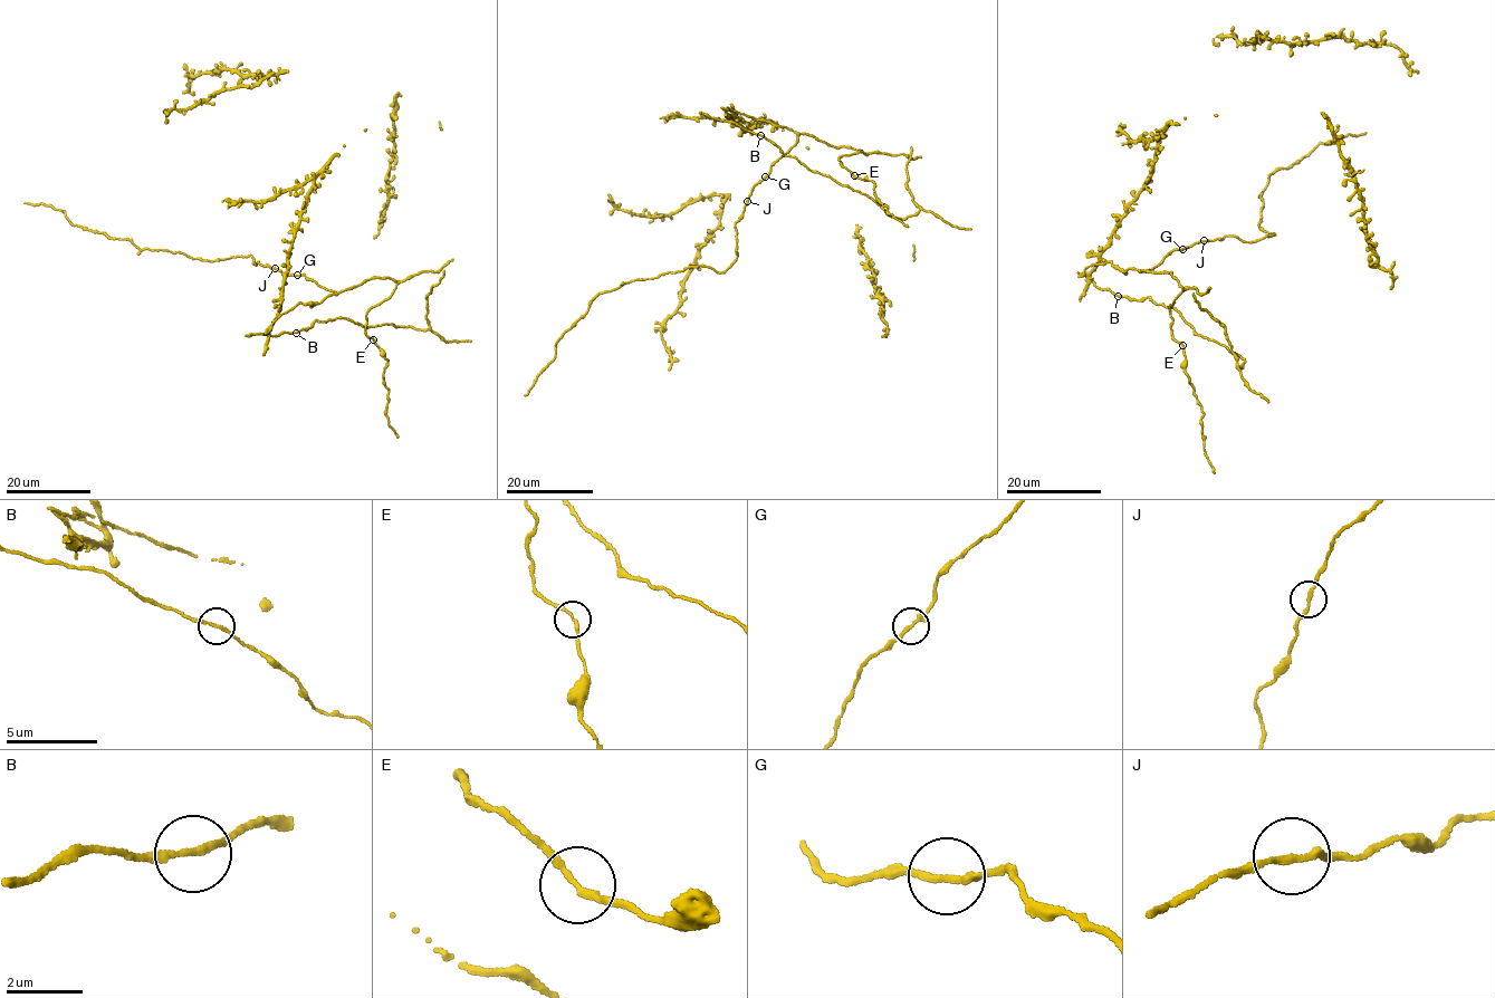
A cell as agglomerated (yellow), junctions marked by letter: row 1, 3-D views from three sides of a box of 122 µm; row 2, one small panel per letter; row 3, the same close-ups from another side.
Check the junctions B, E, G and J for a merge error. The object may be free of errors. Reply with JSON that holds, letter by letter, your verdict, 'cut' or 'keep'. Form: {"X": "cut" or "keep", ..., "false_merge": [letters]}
{"B": "keep", "E": "keep", "G": "keep", "J": "keep", "false_merge": []}

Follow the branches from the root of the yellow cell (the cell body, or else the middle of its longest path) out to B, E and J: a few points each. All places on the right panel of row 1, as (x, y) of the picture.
B: (1092, 270), (1091, 277), (1096, 287), (1118, 296)
E: (1092, 270), (1083, 272), (1110, 261), (1123, 271), (1170, 272), (1182, 288), (1169, 306), (1171, 334), (1182, 345)
J: (1092, 270), (1083, 272), (1089, 266), (1110, 261), (1123, 271), (1130, 268), (1150, 270), (1171, 251), (1204, 240)

